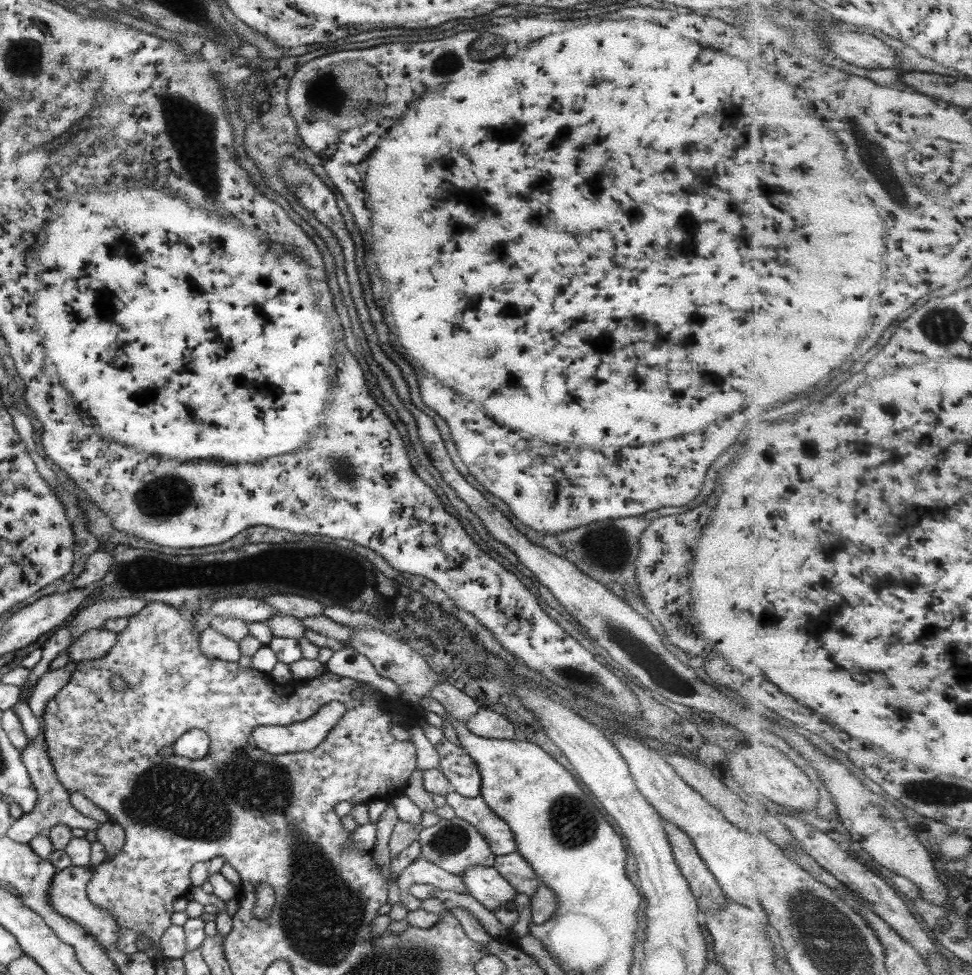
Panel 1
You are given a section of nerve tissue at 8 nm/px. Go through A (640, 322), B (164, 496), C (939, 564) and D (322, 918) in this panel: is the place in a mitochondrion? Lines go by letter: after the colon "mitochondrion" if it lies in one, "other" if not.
A: other
B: mitochondrion
C: other
D: mitochondrion

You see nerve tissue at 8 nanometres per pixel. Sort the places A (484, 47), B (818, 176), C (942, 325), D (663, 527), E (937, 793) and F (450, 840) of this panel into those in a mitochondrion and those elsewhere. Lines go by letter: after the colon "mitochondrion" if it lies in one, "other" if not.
A: mitochondrion
B: other
C: mitochondrion
D: other
E: mitochondrion
F: mitochondrion

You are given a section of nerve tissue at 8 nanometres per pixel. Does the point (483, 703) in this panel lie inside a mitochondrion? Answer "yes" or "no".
no

